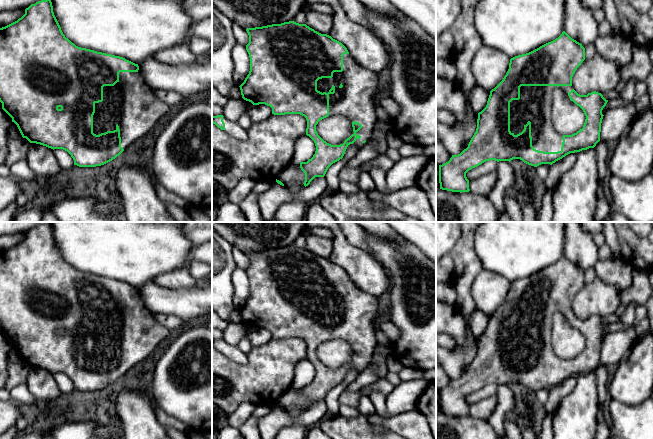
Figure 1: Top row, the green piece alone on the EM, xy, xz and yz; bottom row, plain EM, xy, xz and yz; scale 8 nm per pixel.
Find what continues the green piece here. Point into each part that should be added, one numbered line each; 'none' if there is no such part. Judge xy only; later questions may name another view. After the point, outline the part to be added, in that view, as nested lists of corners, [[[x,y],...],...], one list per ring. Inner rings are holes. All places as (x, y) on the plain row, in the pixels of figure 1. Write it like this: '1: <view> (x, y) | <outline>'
1: xy (130, 327) | [[[120,296],[119,305],[114,310],[103,311],[103,325],[95,327],[93,339],[93,357],[99,359],[116,354],[119,350],[121,371],[129,369],[143,361],[172,332],[154,319],[154,315],[145,308],[140,296]]]

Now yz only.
1: yz (535, 328) | [[[521,310],[520,323],[510,326],[510,355],[514,359],[521,357],[528,345],[531,346],[532,370],[538,375],[561,375],[563,359],[558,357],[552,348],[552,316],[555,312],[561,312],[567,319],[573,313],[572,310]]]

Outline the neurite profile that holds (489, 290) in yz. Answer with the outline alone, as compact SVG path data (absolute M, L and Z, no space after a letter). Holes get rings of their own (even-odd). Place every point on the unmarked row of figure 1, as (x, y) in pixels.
M483 269L471 288L477 311L487 315L494 313L506 299L509 287L510 282L503 276Z

